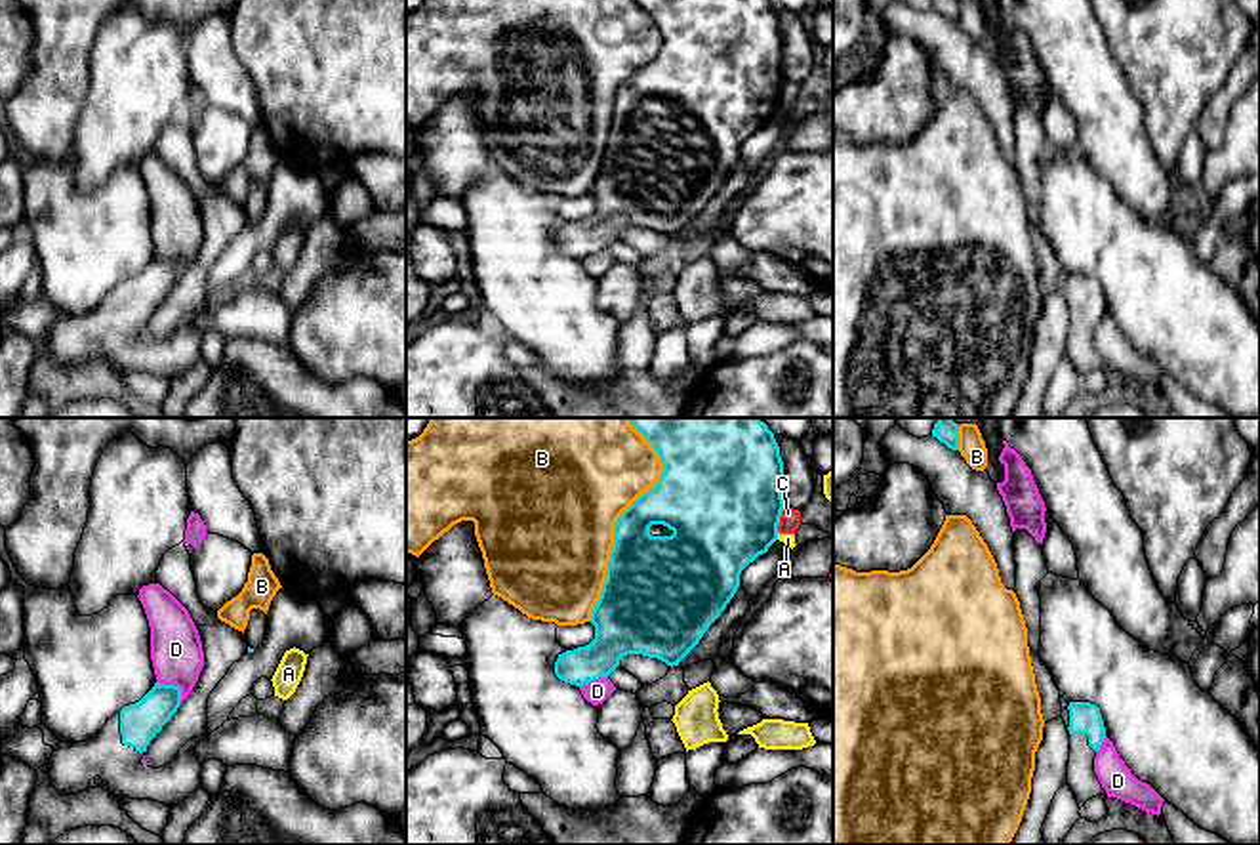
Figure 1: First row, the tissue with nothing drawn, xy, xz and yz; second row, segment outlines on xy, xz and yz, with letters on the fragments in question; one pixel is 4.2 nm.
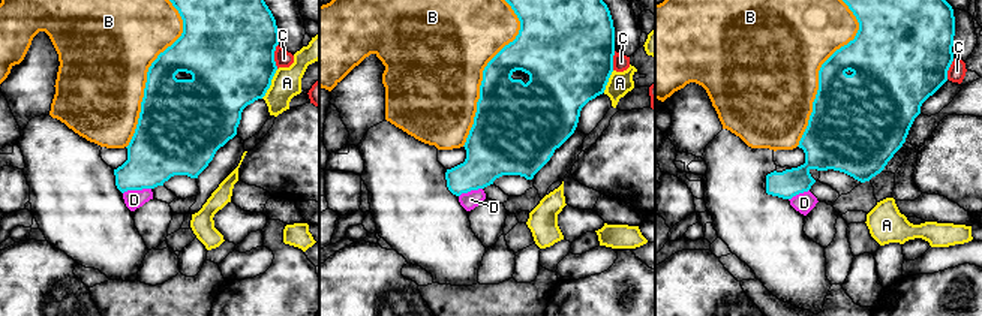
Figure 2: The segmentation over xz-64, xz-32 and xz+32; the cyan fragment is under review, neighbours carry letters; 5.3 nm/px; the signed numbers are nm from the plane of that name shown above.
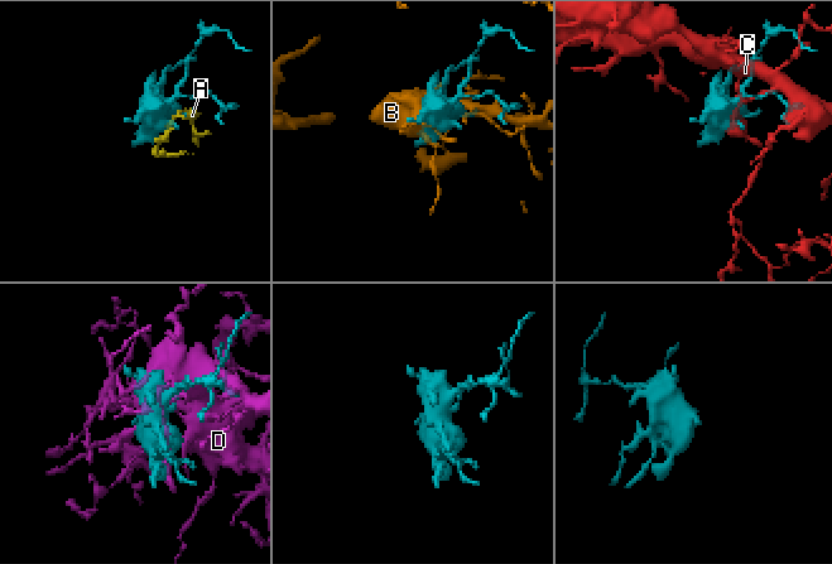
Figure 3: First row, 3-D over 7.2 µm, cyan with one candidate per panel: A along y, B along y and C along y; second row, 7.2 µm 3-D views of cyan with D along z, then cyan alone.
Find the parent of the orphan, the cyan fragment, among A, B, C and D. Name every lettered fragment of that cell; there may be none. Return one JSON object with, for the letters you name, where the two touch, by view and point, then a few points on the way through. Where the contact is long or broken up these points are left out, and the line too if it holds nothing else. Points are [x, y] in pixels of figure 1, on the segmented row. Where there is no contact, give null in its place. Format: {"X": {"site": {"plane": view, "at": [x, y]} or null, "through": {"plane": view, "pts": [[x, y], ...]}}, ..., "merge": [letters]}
{"merge": []}

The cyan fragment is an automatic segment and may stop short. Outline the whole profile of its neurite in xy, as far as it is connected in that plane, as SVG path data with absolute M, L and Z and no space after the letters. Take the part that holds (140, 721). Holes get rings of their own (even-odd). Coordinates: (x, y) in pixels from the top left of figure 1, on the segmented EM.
M154 683L139 702L124 706L88 742L61 742L50 757L53 788L61 795L103 788L120 797L175 807L198 790L202 765L196 746L208 732L191 738L175 759L160 769L143 765L141 759L179 706L179 687Z

